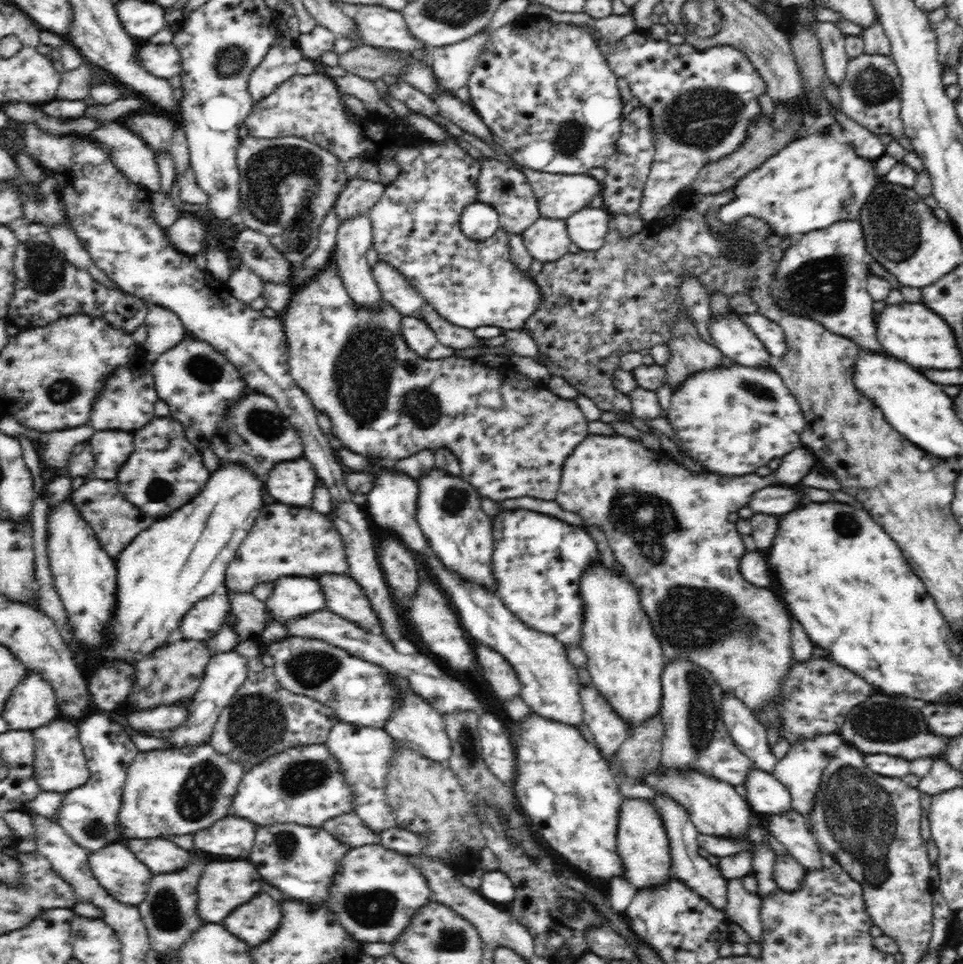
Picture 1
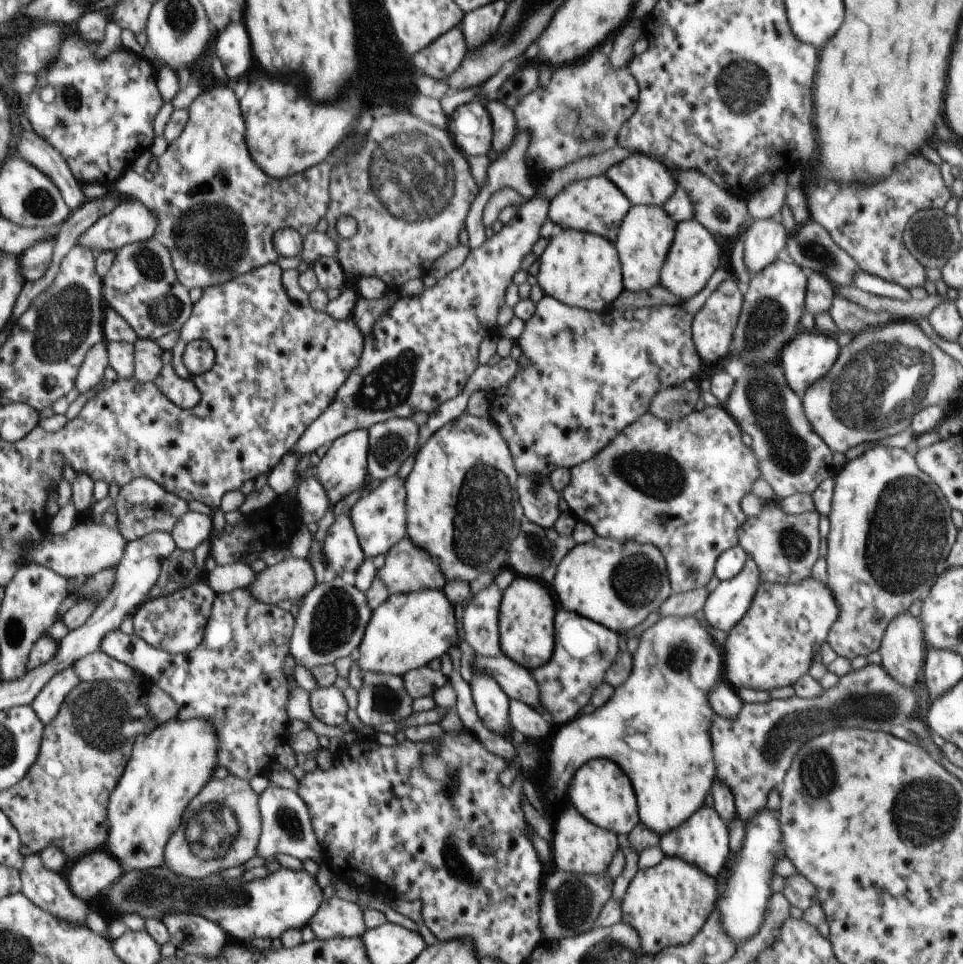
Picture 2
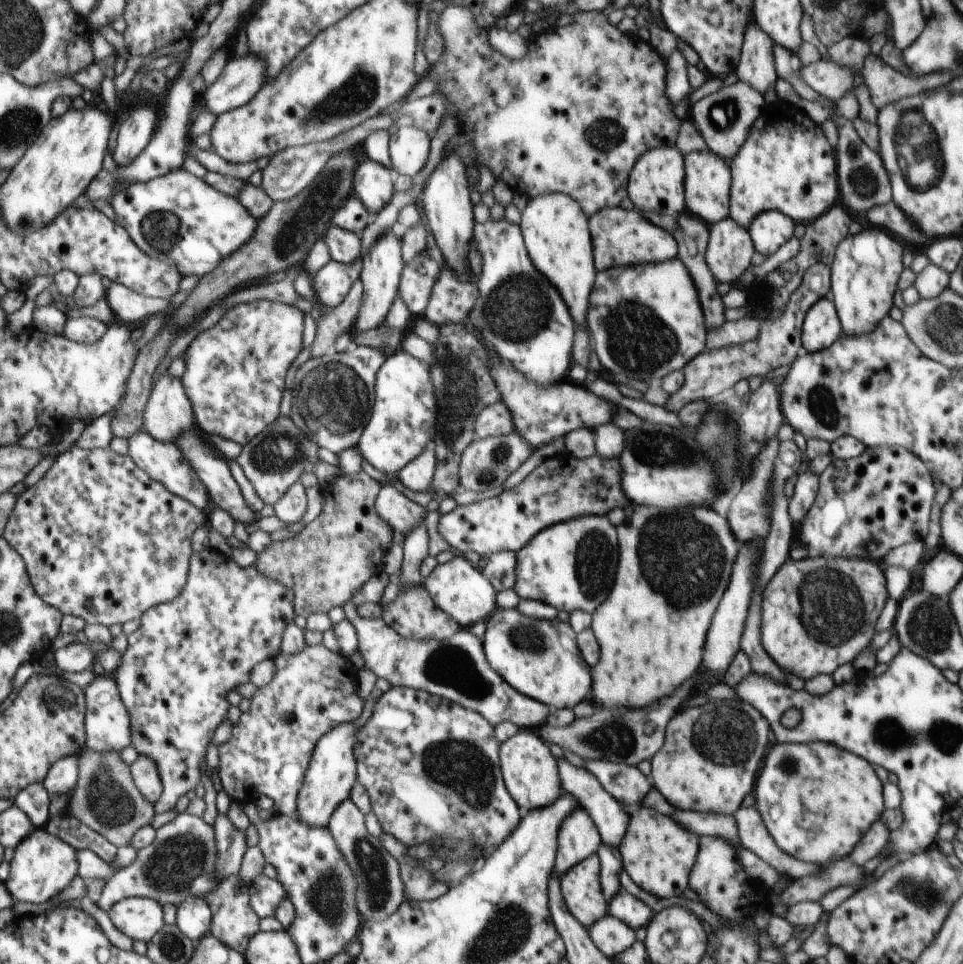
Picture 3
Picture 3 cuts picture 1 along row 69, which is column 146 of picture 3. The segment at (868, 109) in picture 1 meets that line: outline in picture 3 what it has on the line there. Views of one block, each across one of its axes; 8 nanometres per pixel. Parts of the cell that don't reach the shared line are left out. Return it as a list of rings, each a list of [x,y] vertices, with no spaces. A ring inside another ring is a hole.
[[[186,812],[176,815],[156,831],[156,838],[152,844],[137,850],[132,864],[115,871],[105,881],[102,894],[96,903],[96,906],[104,912],[109,912],[116,904],[128,897],[146,897],[156,899],[156,902],[161,904],[174,904],[175,906],[180,906],[182,902],[195,896],[204,899],[207,894],[214,893],[222,884],[222,880],[219,879],[219,850],[215,828],[204,822],[202,817],[198,818]]]

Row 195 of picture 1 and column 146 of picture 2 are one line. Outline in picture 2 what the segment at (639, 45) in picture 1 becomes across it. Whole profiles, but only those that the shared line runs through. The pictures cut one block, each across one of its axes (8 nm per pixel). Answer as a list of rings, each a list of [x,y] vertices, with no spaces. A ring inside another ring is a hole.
[[[247,588],[218,593],[204,630],[202,644],[185,653],[168,653],[153,647],[144,639],[124,634],[121,629],[106,633],[101,651],[116,660],[138,670],[142,678],[148,678],[172,696],[178,706],[178,720],[200,718],[208,722],[216,734],[220,734],[220,752],[216,756],[219,766],[224,766],[232,776],[250,781],[259,775],[268,776],[276,764],[276,748],[289,741],[286,714],[290,685],[284,674],[284,658],[289,652],[295,618],[290,611],[260,602]]]

